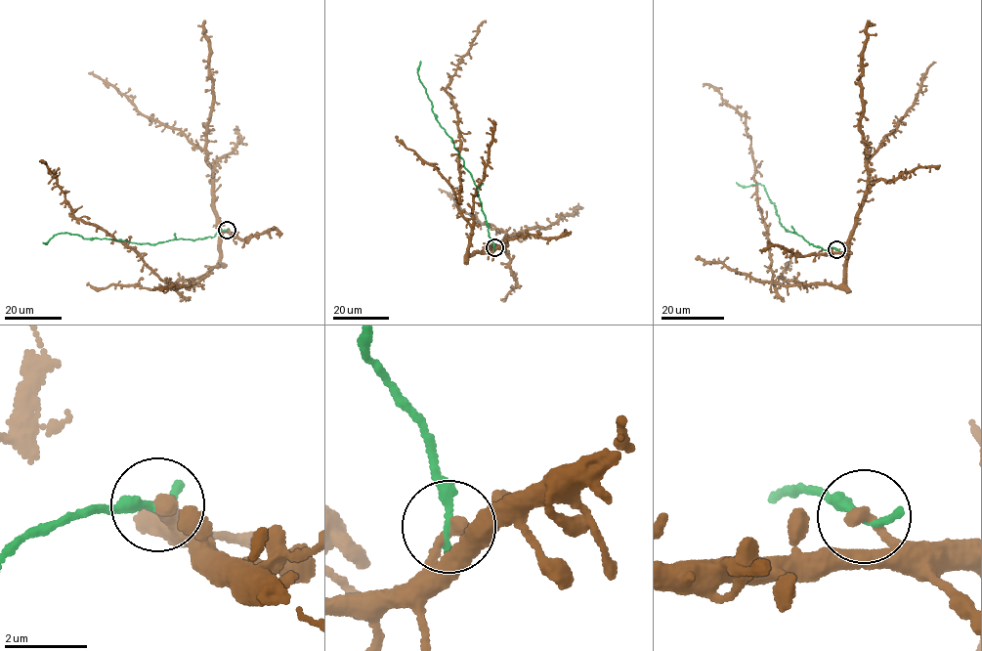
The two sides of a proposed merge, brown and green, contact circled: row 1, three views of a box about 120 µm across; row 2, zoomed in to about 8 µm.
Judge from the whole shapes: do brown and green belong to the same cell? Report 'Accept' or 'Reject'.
Reject

